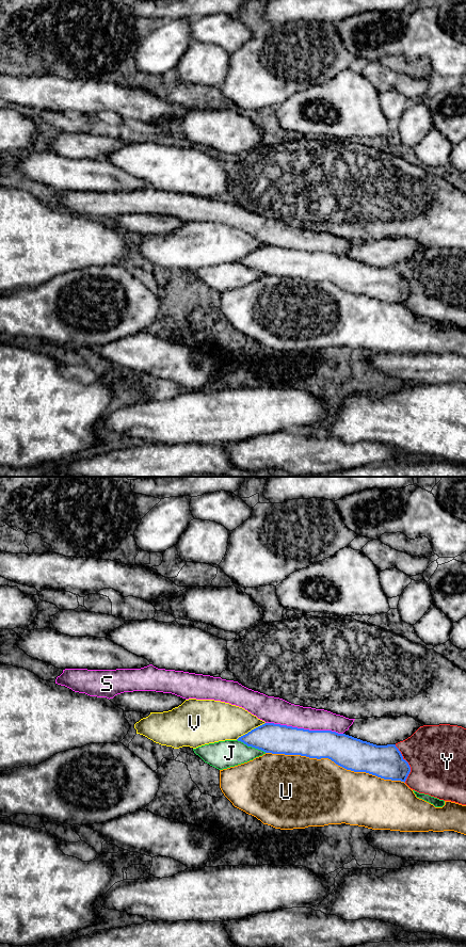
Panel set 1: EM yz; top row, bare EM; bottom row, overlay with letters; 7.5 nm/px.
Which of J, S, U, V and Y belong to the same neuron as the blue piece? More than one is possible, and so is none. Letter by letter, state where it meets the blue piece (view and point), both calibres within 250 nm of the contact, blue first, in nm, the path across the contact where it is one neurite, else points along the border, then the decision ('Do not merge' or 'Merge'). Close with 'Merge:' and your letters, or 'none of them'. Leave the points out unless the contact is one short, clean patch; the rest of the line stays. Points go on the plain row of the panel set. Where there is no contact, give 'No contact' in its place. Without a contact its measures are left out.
J: Touches blue at yz (252, 269). Thickness 220 nm (blue) against 200 nm. Do not merge
S: Touches blue at yz (303, 251). Thickness 220 nm (blue) against 200 nm. Do not merge
U: Touches blue at yz (335, 285). Thickness 240 nm (blue) against 480 nm. Do not merge
V: Touches blue at yz (251, 253). Thickness 220 nm (blue) against 300 nm. Do not merge
Y: Touches blue at yz (407, 286). Thickness 260 nm (blue) against 440 nm. Do not merge
Merge: none of them

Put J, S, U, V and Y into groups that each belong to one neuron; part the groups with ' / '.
J / S / U / V / Y

